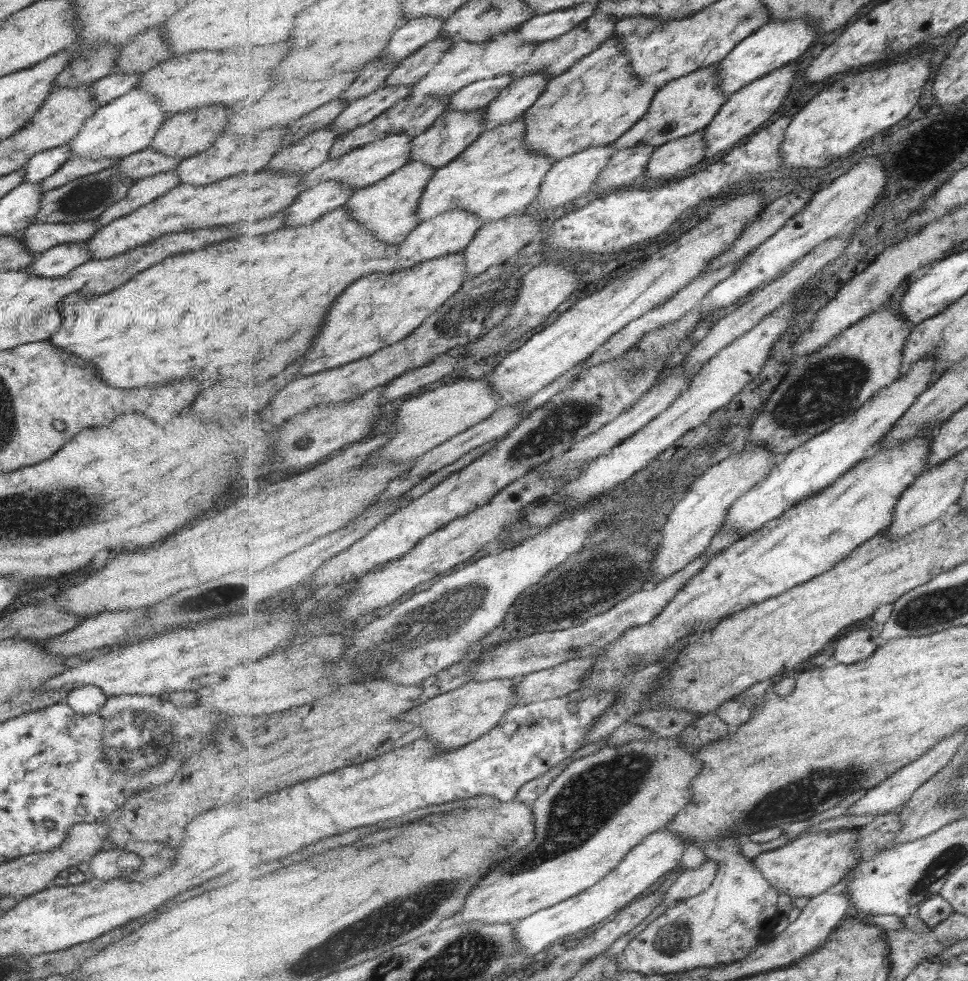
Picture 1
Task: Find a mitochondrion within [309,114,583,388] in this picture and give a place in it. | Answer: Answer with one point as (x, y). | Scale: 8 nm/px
(479, 307)

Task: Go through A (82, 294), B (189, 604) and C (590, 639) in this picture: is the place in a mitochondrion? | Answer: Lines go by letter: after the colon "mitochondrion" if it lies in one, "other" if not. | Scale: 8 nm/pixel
A: other
B: mitochondrion
C: mitochondrion

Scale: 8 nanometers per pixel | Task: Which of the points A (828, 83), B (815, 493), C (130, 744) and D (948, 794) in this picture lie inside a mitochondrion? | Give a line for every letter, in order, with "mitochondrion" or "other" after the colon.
A: other
B: other
C: mitochondrion
D: mitochondrion

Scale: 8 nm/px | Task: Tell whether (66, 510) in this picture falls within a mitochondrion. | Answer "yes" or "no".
yes

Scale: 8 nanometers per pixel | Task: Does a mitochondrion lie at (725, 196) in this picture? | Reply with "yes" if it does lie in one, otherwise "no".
no

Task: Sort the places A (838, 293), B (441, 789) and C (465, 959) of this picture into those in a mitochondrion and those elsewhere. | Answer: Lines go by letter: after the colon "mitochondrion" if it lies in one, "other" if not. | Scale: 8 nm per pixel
A: other
B: other
C: mitochondrion

